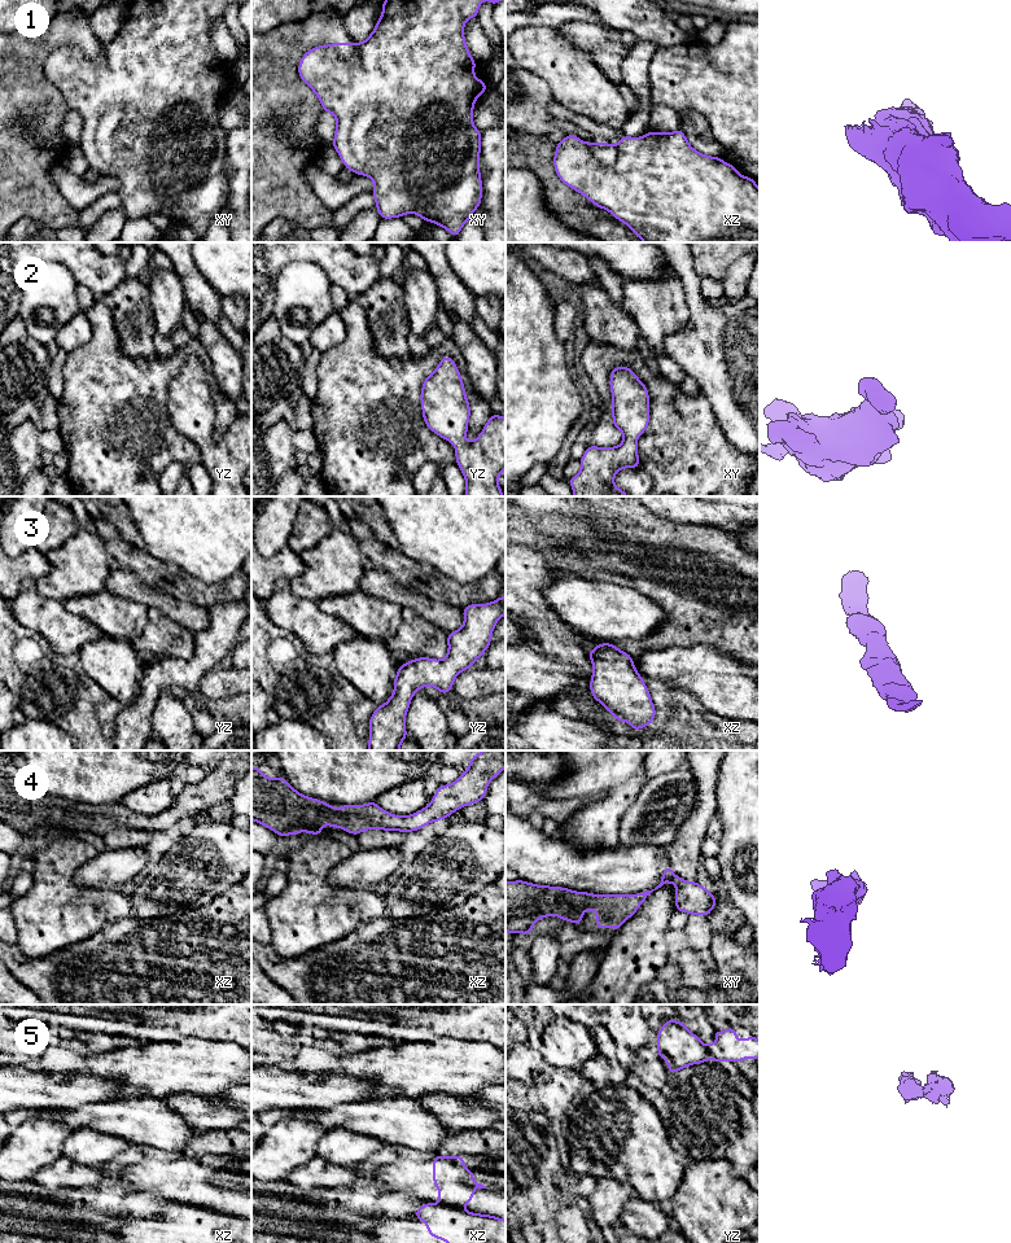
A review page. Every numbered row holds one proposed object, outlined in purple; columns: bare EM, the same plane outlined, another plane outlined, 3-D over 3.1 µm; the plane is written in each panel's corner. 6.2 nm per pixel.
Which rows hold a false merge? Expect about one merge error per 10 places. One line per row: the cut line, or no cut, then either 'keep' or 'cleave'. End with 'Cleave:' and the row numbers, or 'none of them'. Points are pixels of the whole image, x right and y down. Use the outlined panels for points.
1: xy (328, 44), (351, 65), (358, 65) | cleave
2: no cut | keep
3: no cut | keep
4: no cut | keep
5: xz (438, 1203), (463, 1209) | cleave
Cleave: 1, 5

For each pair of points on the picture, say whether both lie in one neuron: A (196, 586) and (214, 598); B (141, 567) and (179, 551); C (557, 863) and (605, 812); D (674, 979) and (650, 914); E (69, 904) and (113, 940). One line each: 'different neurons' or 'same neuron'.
A: same neuron
B: different neurons
C: different neurons
D: different neurons
E: different neurons

